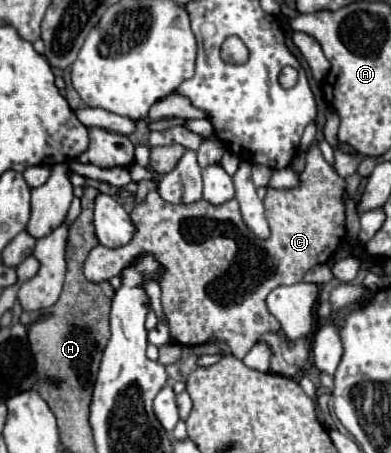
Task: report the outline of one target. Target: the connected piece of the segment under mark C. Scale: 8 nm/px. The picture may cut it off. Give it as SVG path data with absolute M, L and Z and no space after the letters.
M313 144L307 152L307 164L301 174L301 184L287 190L267 188L265 196L265 218L271 228L271 236L267 240L259 240L253 232L243 224L241 214L237 210L237 200L229 200L227 204L213 206L205 200L195 204L167 204L161 200L159 192L149 192L147 200L133 208L131 222L135 226L135 234L129 244L121 248L95 246L85 260L85 276L91 282L103 282L113 276L119 276L121 270L131 264L137 254L151 252L165 266L165 274L161 278L161 306L165 312L165 320L169 326L169 334L173 342L181 346L199 346L211 340L223 340L235 358L245 358L251 346L265 332L275 332L285 344L293 346L293 342L283 334L277 318L267 312L265 298L267 294L281 284L297 284L303 280L305 272L315 264L327 262L341 240L345 238L345 206L341 202L345 190L345 180L327 164L321 156L317 144Z

